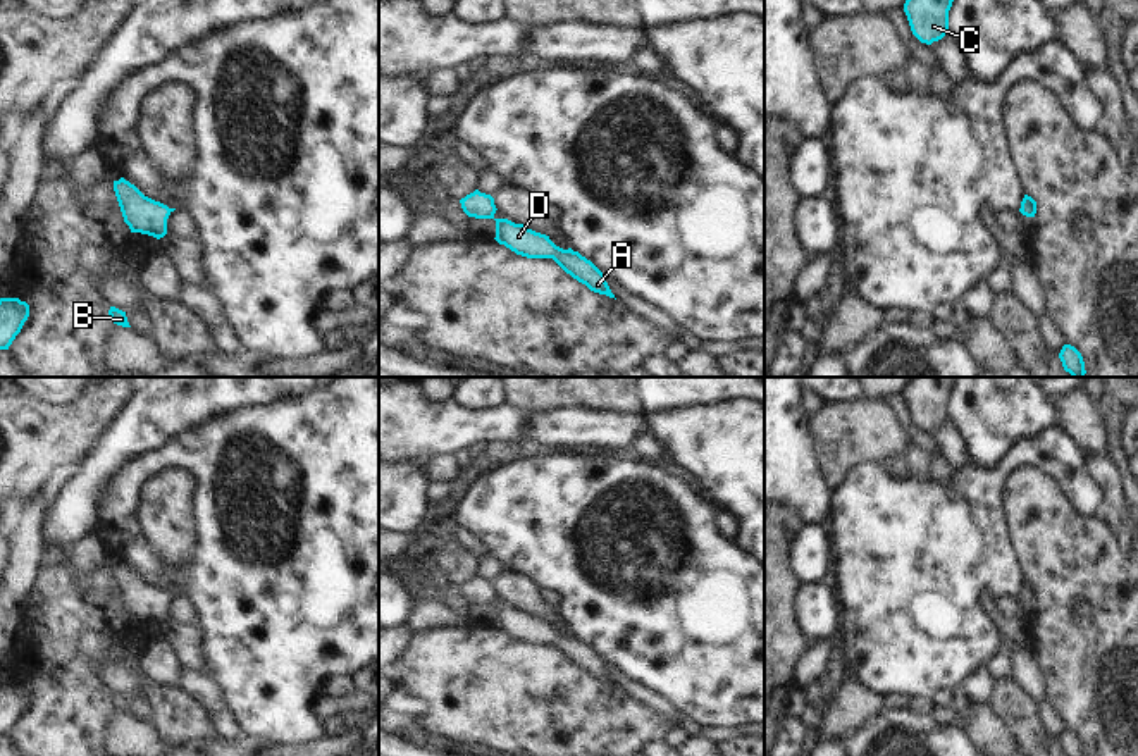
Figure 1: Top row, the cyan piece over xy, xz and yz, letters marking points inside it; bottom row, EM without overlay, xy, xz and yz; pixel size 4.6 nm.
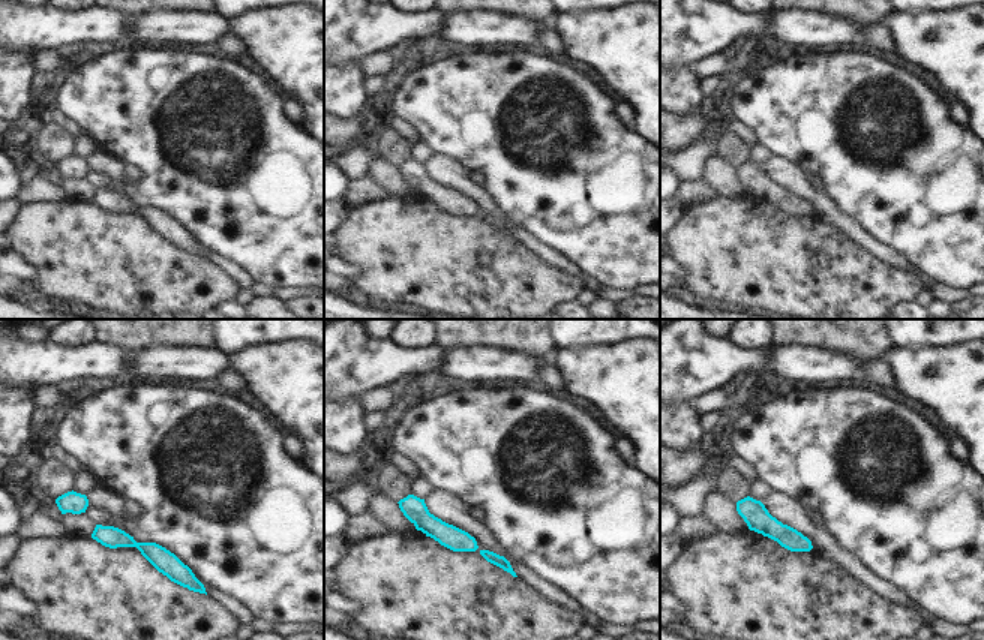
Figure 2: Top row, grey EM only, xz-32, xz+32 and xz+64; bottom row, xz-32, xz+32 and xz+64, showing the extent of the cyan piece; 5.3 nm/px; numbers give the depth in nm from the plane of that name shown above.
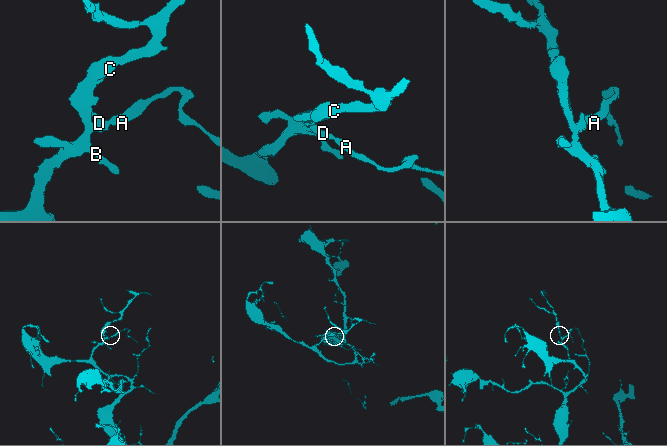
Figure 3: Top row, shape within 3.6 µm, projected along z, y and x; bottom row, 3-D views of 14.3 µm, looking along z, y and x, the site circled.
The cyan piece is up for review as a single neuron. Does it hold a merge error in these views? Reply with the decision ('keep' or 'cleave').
keep

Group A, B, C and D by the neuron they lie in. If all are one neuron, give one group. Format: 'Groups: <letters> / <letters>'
Groups: A B C D.

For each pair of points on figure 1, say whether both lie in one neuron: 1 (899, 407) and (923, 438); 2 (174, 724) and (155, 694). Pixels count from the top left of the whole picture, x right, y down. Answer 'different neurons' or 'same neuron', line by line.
1: same neuron
2: same neuron

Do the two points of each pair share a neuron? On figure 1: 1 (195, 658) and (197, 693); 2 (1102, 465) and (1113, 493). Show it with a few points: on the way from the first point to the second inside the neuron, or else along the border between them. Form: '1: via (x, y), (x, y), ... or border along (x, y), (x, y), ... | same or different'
1: border along (181, 667), (205, 675) | different
2: via (1104, 472), (1111, 486) | same

